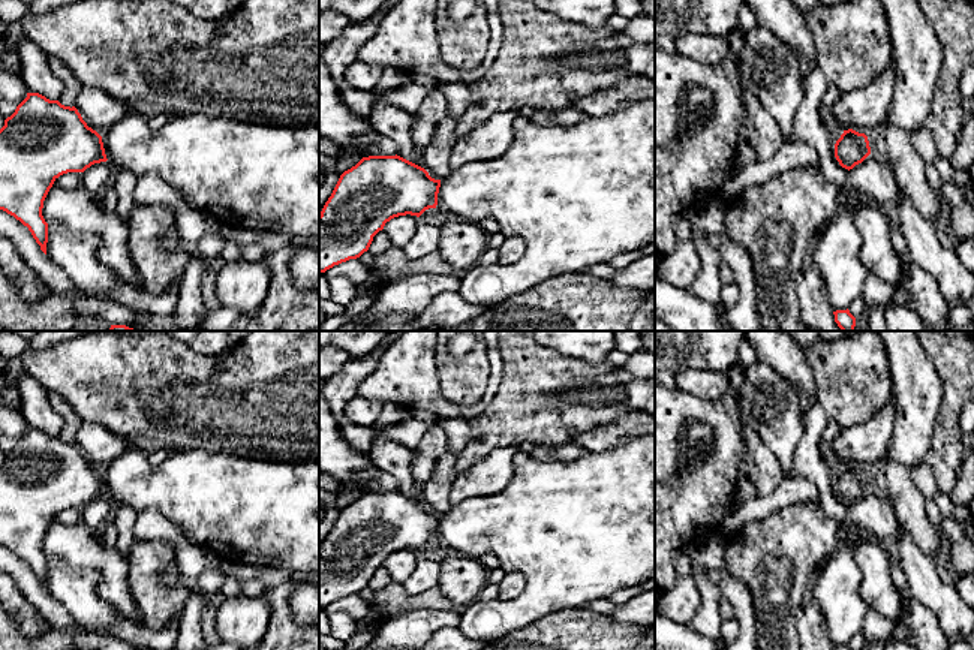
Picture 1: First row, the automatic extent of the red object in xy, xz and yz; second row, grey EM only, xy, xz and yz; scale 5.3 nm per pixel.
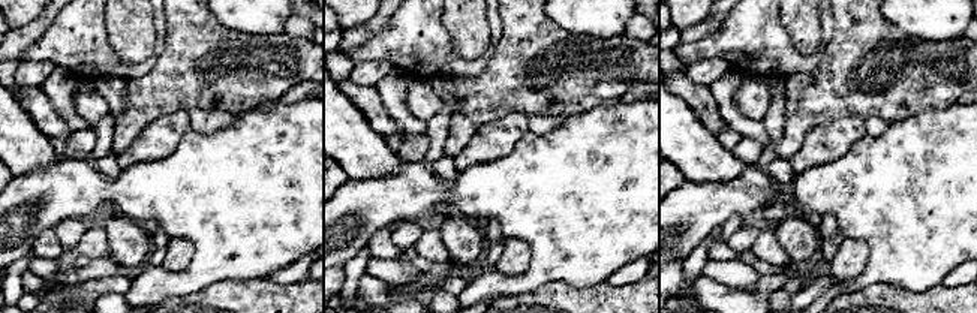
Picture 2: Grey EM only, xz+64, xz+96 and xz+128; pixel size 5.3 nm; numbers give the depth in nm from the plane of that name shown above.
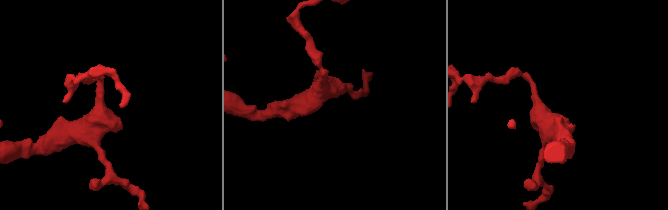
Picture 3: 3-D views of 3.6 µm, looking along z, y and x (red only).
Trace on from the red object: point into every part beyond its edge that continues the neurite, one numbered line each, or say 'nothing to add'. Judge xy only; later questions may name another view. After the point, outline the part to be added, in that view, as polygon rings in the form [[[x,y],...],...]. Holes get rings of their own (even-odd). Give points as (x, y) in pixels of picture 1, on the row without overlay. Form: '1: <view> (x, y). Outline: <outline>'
1: xy (261, 512). Outline: [[[127,449],[100,472],[114,505],[157,509],[219,557],[319,575],[319,460],[265,461],[190,449],[153,467],[144,451]]]

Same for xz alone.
1: xz (580, 530). Outline: [[[655,436],[602,452],[587,451],[569,463],[541,463],[518,452],[511,484],[502,493],[466,499],[441,515],[438,542],[444,551],[469,557],[493,553],[505,572],[524,575],[524,590],[515,599],[477,599],[460,613],[460,632],[487,644],[553,613],[574,613],[617,590],[641,586],[655,577]]]

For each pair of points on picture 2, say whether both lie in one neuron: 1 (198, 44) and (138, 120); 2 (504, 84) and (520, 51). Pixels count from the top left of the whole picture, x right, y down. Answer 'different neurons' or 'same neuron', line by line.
1: same neuron
2: same neuron

